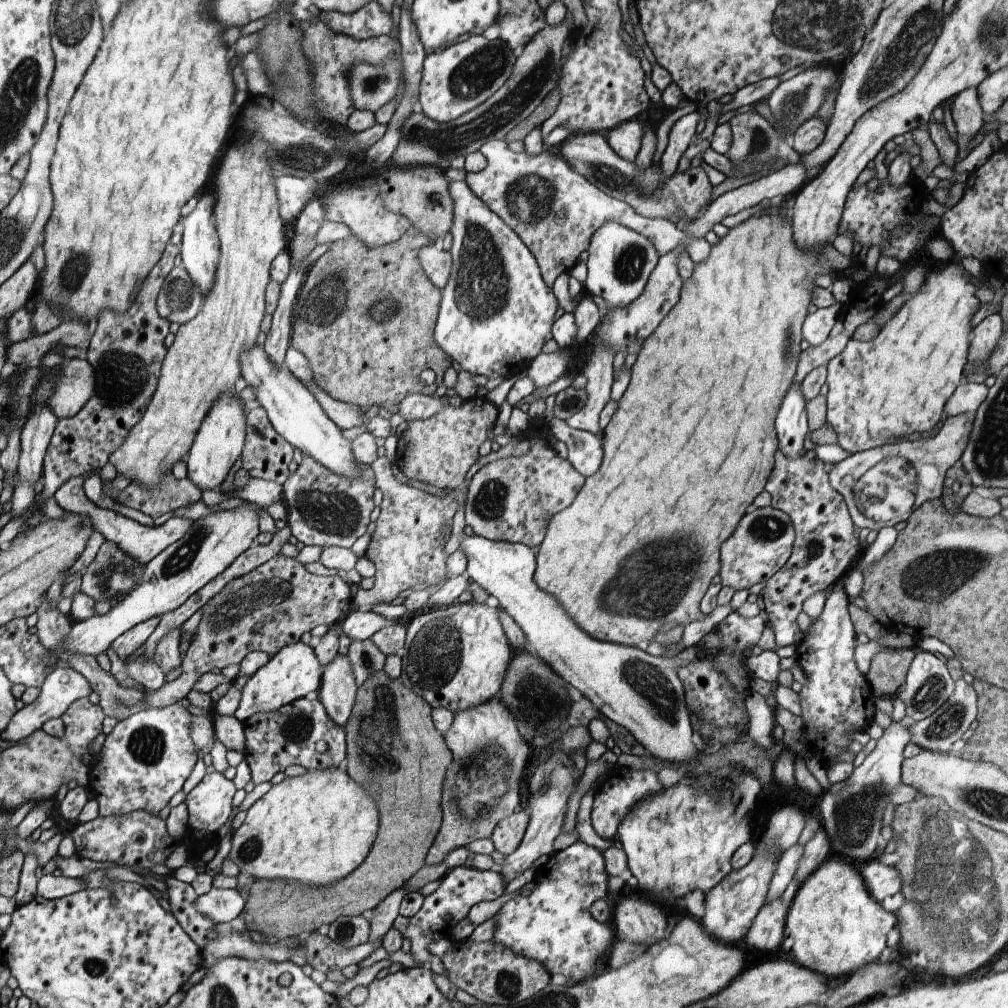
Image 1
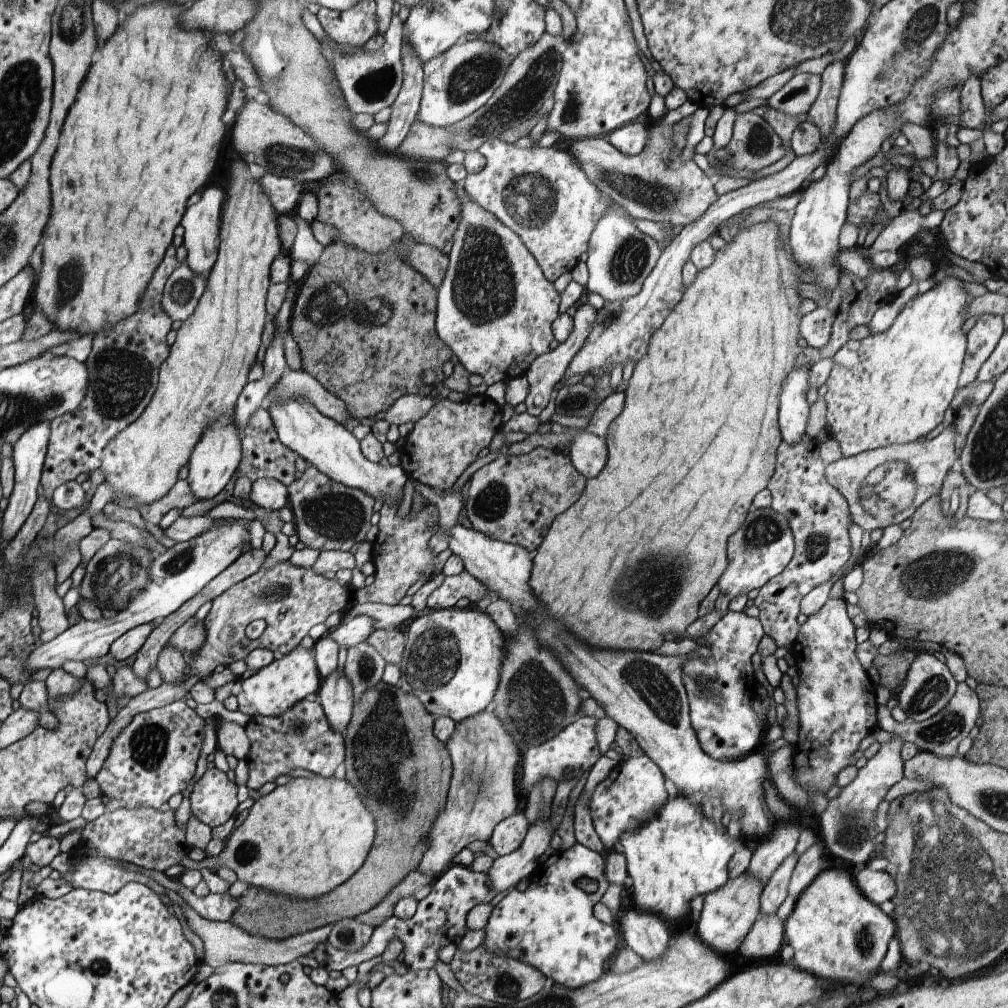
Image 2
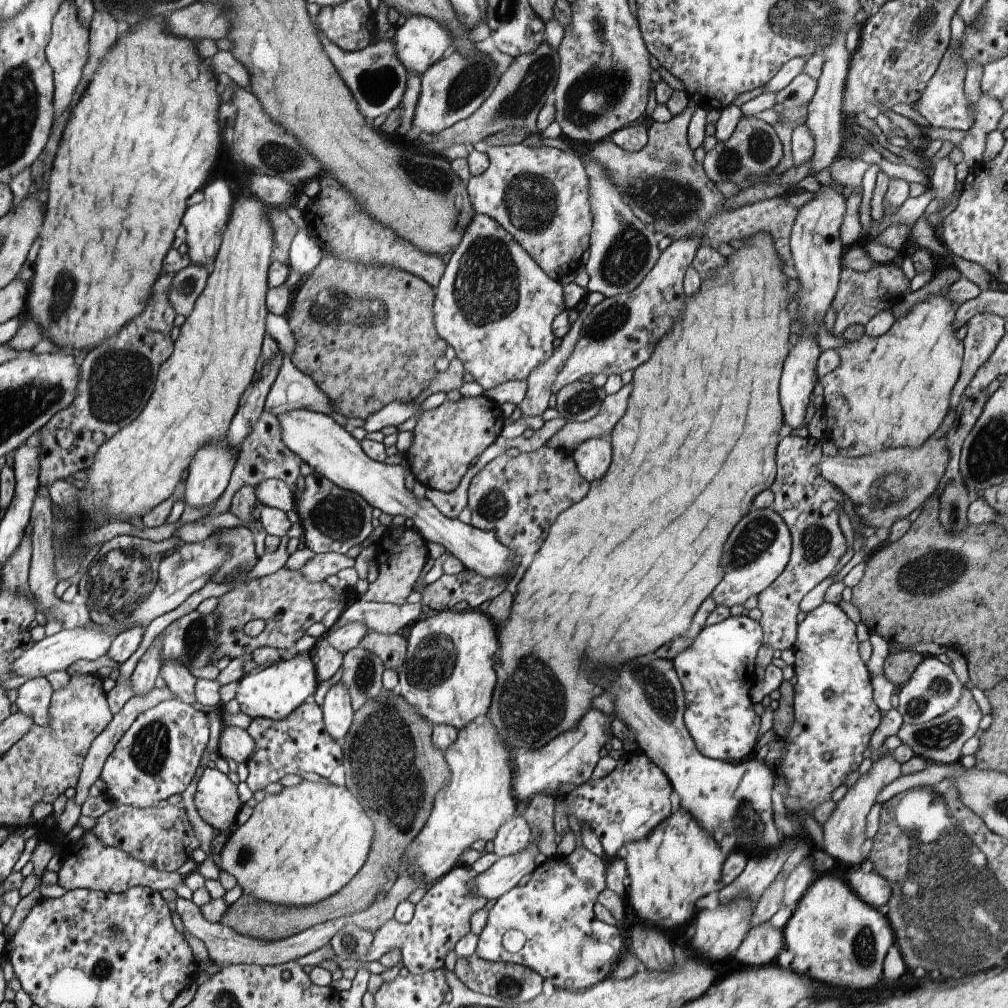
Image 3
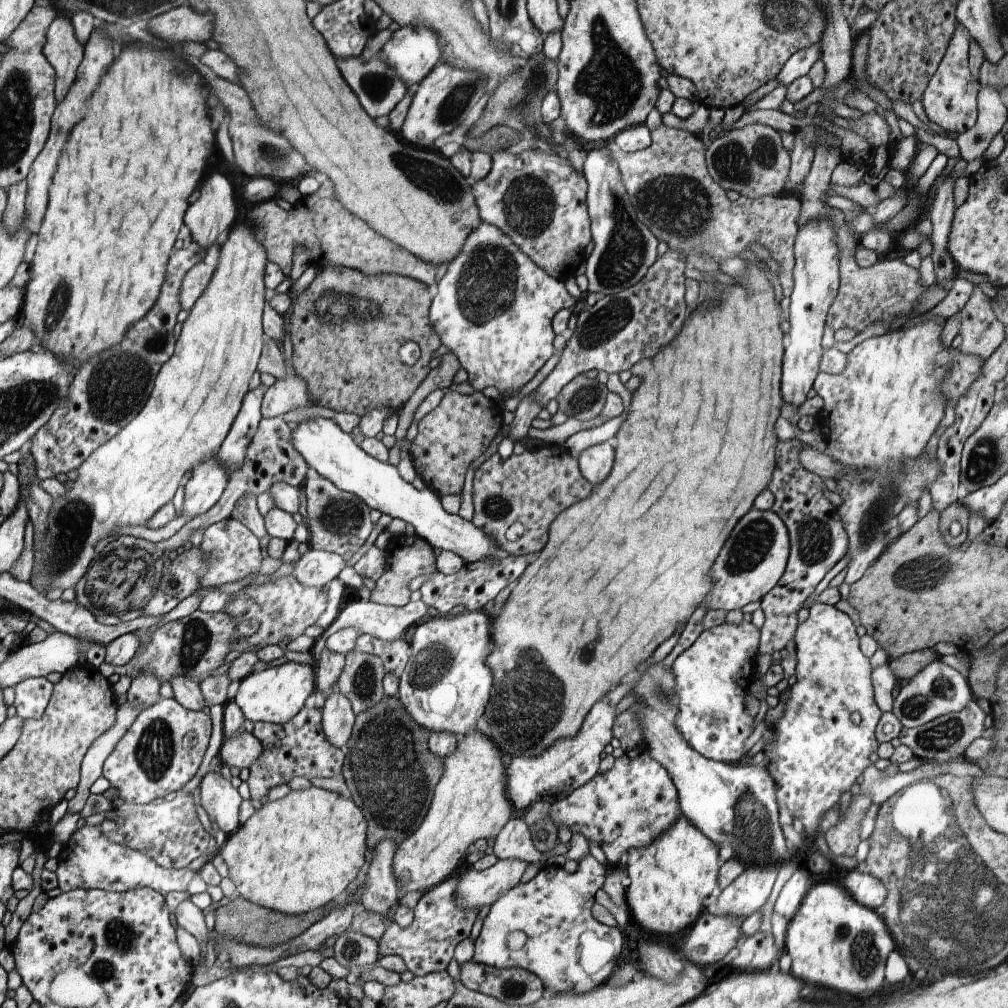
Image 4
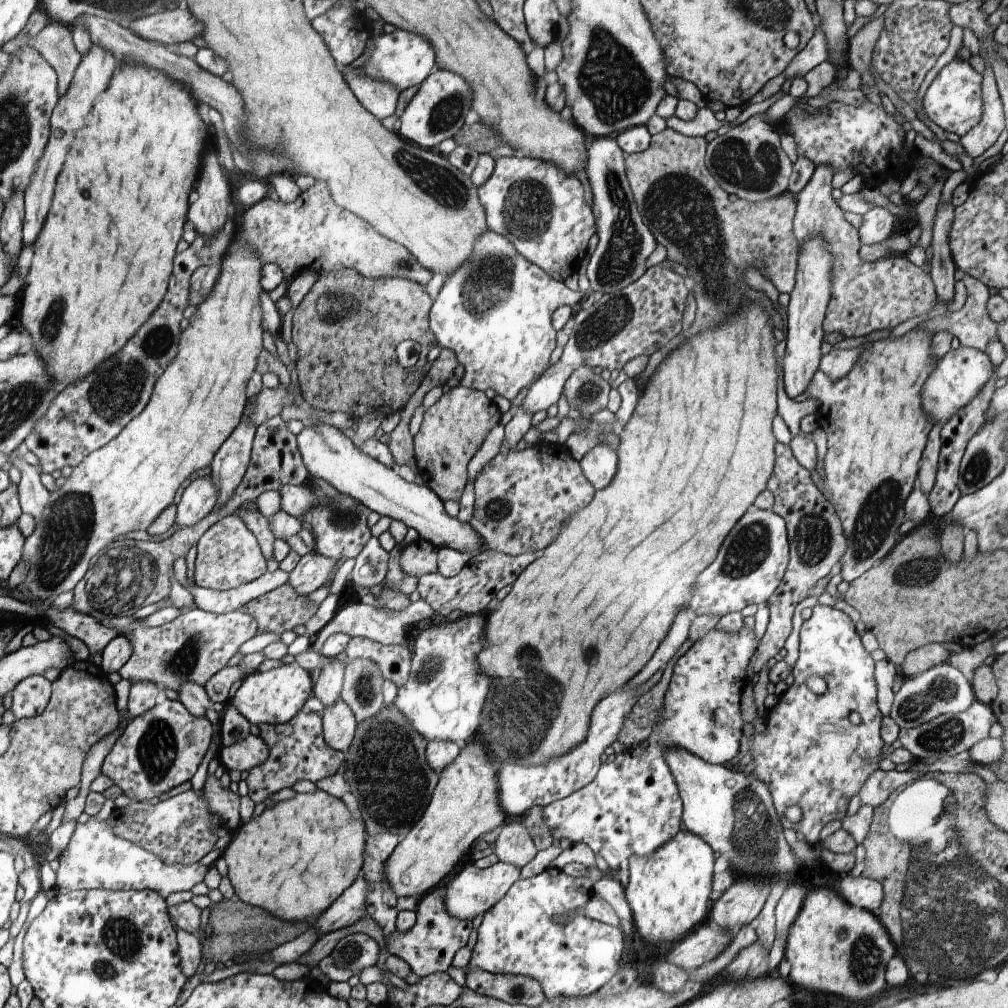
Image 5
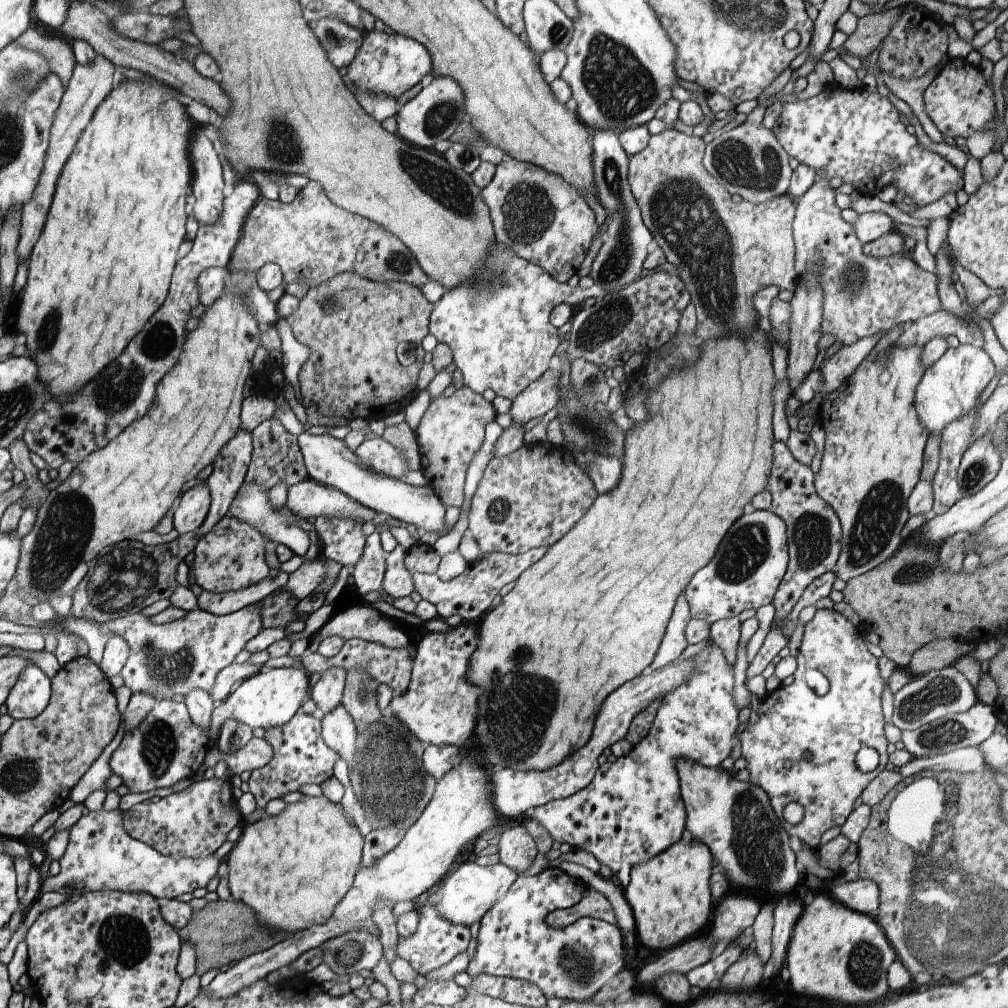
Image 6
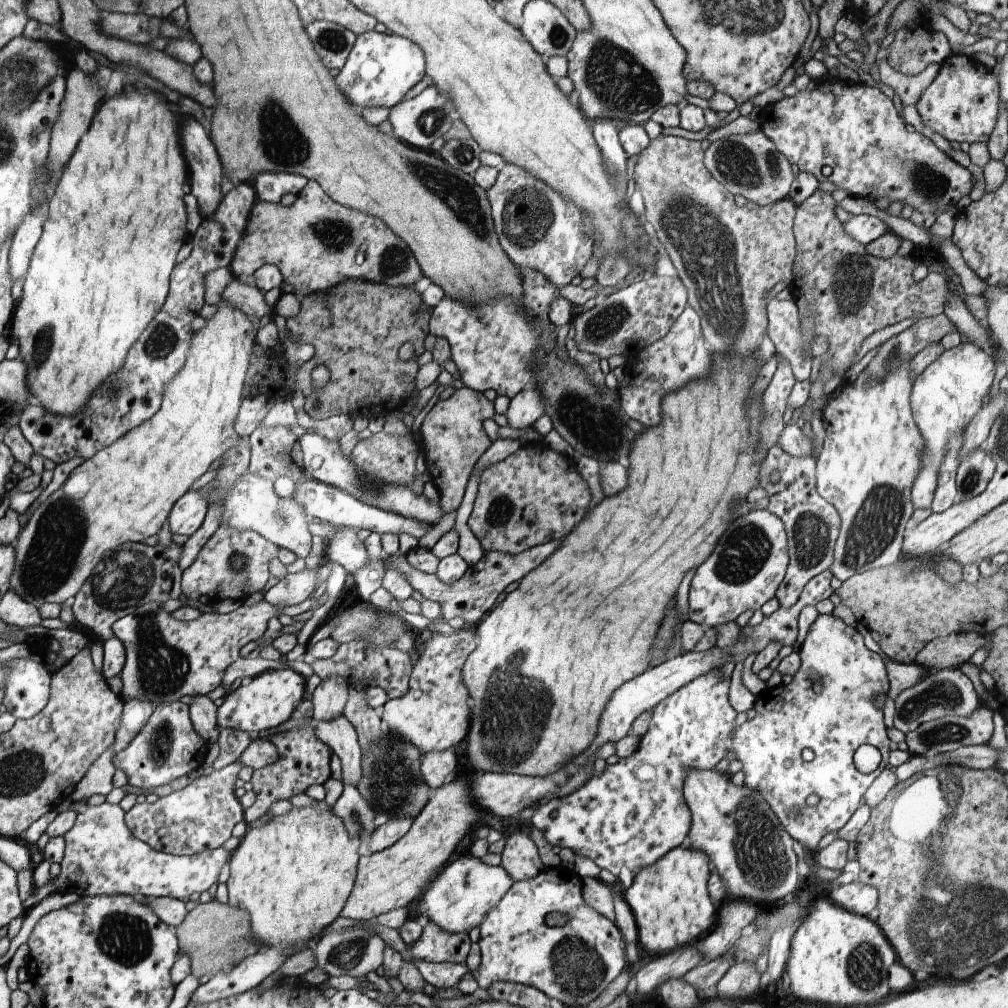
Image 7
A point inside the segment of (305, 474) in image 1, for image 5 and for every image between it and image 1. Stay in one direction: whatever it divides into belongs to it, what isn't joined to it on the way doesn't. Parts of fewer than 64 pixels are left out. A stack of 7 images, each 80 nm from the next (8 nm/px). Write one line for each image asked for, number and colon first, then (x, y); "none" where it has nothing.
2: (328, 515)
3: (334, 519)
4: (338, 521)
5: (340, 528)

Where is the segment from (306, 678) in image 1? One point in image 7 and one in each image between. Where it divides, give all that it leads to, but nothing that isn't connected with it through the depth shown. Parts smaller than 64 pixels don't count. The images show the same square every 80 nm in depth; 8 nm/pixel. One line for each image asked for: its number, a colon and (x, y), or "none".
2: (274, 689)
3: (279, 689)
4: (275, 695)
5: (273, 697)
6: (269, 699)
7: (266, 701)

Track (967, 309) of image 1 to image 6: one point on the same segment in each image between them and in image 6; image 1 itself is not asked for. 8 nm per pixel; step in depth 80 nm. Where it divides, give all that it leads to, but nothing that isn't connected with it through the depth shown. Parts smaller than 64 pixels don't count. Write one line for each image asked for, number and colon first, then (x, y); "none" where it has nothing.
2: (889, 388)
3: (894, 390)
4: (883, 407)
5: (877, 431)
6: (874, 454)

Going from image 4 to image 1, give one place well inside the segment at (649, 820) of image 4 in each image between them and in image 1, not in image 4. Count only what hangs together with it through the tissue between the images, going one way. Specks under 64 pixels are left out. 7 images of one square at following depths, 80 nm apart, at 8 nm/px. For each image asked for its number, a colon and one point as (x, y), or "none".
1: (624, 787)
2: (633, 792)
3: (625, 806)

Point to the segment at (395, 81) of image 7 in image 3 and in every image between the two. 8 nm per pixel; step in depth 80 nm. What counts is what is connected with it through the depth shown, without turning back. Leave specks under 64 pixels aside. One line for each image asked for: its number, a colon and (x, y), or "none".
3: (421, 41)
4: (412, 52)
5: (404, 60)
6: (390, 64)

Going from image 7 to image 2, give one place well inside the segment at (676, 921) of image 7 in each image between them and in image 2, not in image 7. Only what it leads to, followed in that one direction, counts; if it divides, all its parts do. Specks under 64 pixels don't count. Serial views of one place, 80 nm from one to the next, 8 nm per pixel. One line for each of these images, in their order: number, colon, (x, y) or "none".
2: (681, 852)
3: (678, 862)
4: (670, 877)
5: (669, 890)
6: (670, 896)

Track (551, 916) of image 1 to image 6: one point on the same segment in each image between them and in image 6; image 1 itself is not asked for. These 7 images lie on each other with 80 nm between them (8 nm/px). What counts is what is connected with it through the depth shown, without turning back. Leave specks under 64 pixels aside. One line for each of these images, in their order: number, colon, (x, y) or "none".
2: (557, 931)
3: (565, 942)
4: (569, 950)
5: (519, 935)
6: (574, 963)

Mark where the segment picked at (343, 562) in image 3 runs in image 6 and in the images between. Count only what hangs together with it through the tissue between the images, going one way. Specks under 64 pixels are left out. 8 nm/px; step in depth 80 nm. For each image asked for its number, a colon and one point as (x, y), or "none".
4: (316, 568)
5: (314, 569)
6: (303, 582)

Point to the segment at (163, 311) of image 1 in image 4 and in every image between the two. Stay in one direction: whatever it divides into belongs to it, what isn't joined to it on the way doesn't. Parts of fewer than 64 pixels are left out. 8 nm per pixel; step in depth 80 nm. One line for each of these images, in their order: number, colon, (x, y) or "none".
2: (183, 289)
3: (187, 285)
4: (194, 282)

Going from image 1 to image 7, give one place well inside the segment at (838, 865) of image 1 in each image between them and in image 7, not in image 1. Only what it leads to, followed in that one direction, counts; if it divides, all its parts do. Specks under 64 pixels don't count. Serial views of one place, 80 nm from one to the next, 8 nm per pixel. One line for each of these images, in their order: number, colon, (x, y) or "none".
2: (837, 933)
3: (836, 937)
4: (834, 941)
5: (834, 947)
6: (834, 952)
7: (838, 957)

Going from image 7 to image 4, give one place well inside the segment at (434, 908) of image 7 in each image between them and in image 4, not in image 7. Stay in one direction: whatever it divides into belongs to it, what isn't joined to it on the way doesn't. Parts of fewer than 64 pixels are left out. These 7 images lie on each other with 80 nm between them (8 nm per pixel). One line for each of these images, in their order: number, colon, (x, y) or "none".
4: (475, 889)
5: (473, 891)
6: (468, 891)

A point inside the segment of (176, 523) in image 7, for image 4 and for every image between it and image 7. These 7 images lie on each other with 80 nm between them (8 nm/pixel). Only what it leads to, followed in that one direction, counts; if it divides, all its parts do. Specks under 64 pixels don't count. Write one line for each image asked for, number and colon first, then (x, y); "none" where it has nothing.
4: (203, 490)
5: (200, 497)
6: (195, 504)

